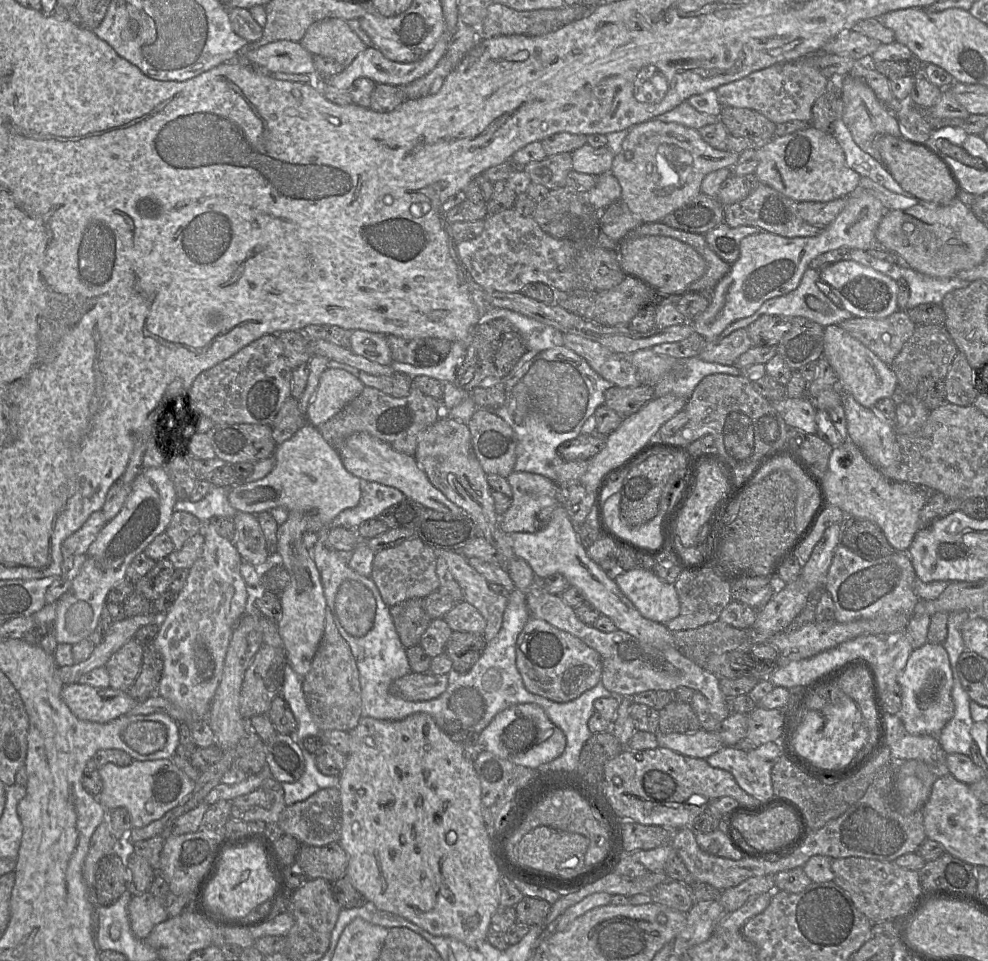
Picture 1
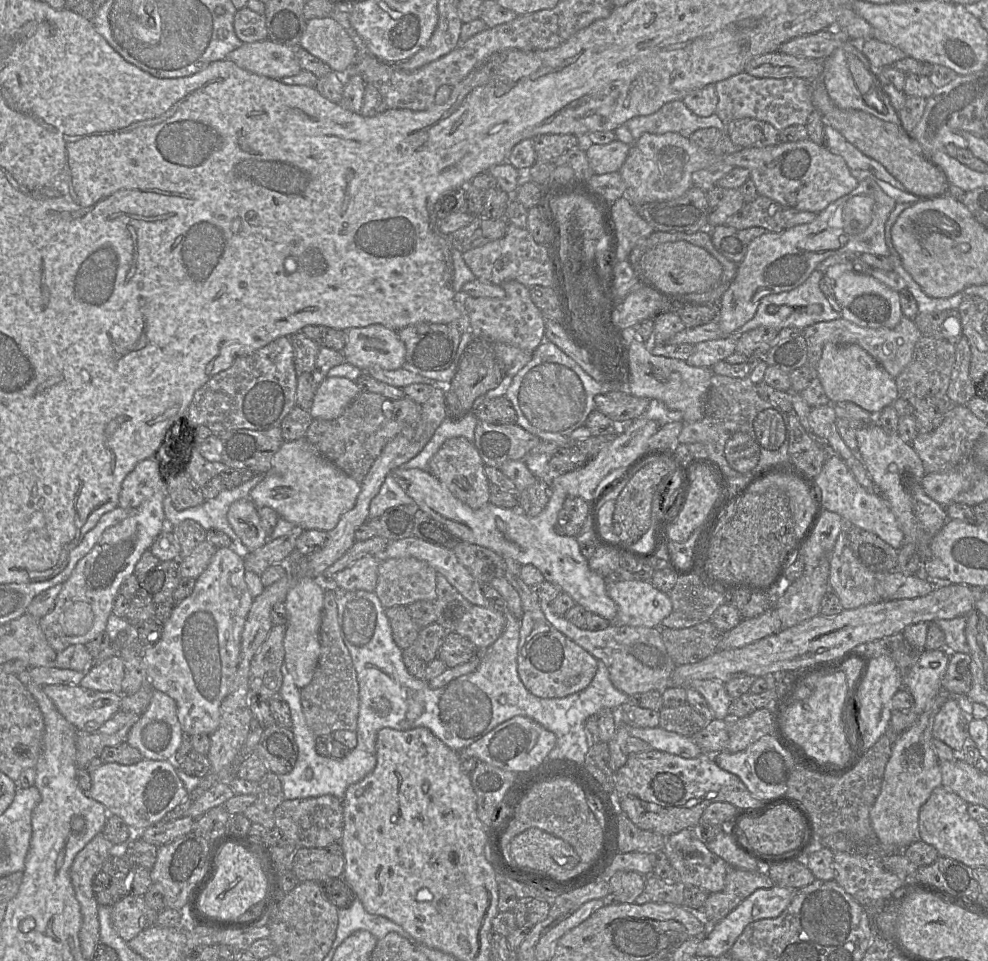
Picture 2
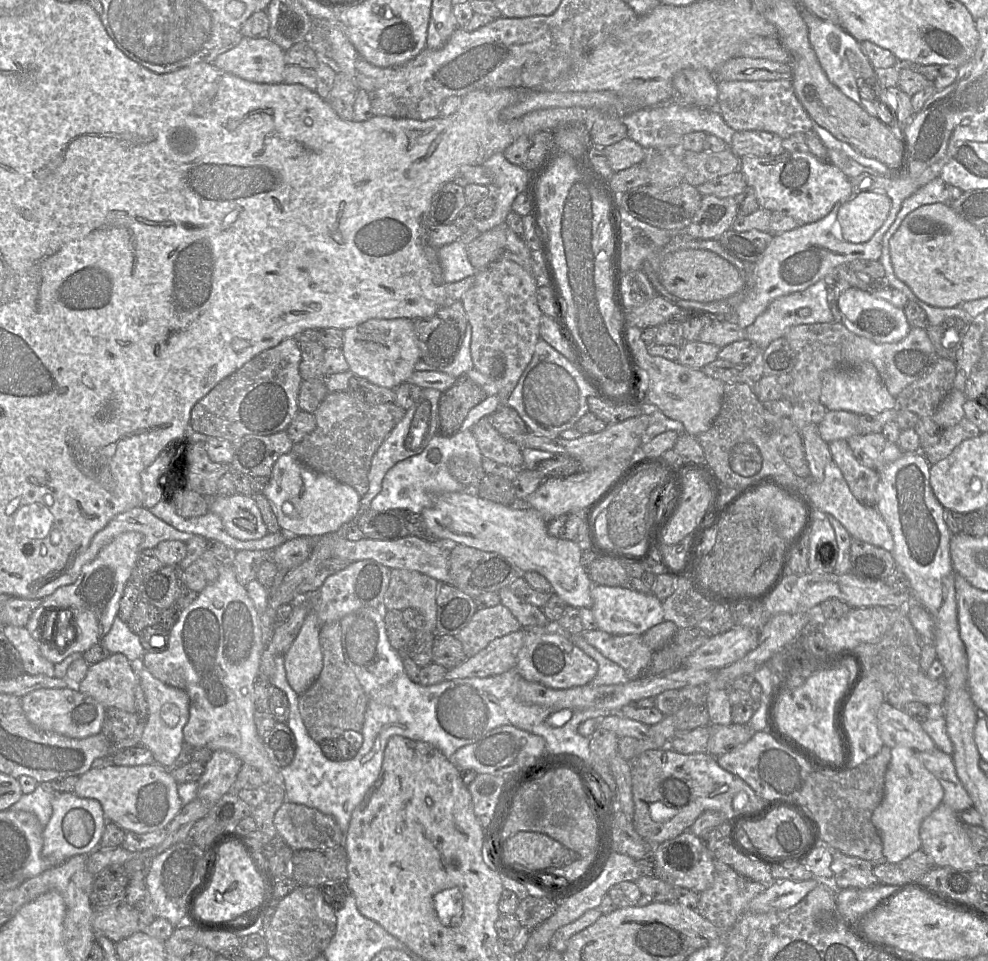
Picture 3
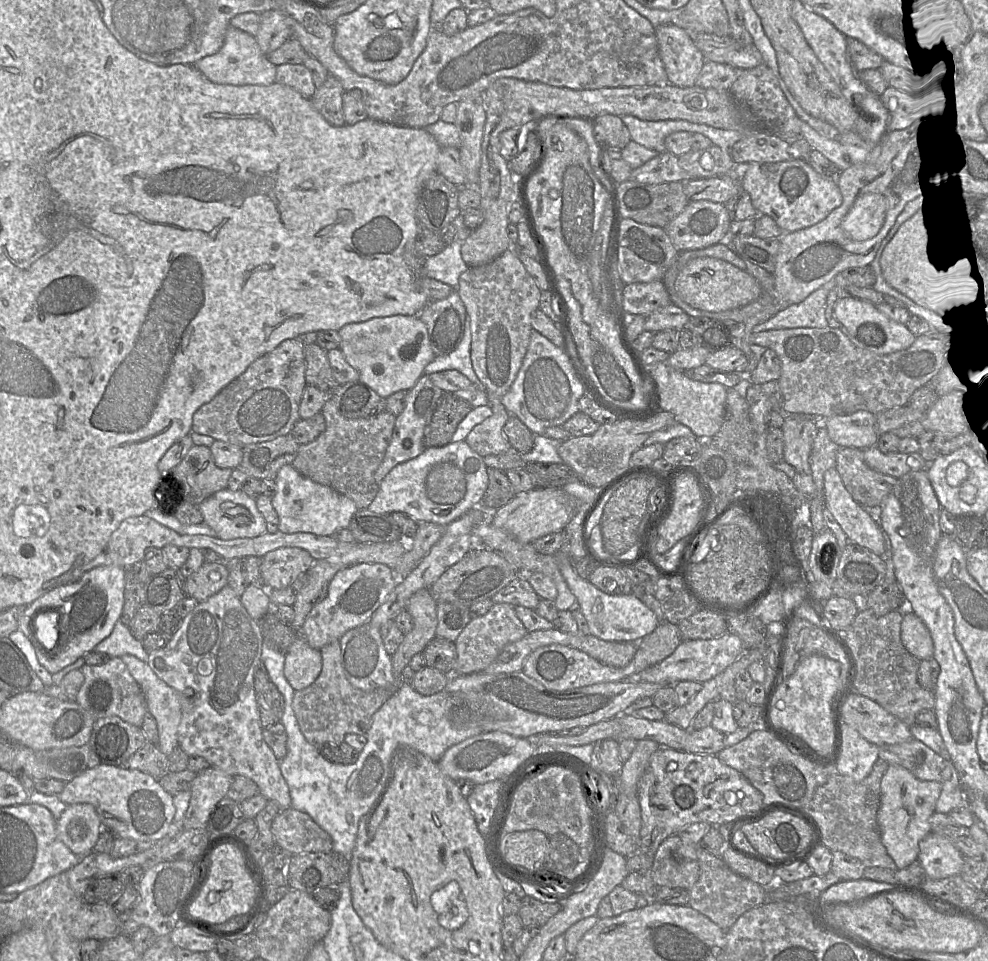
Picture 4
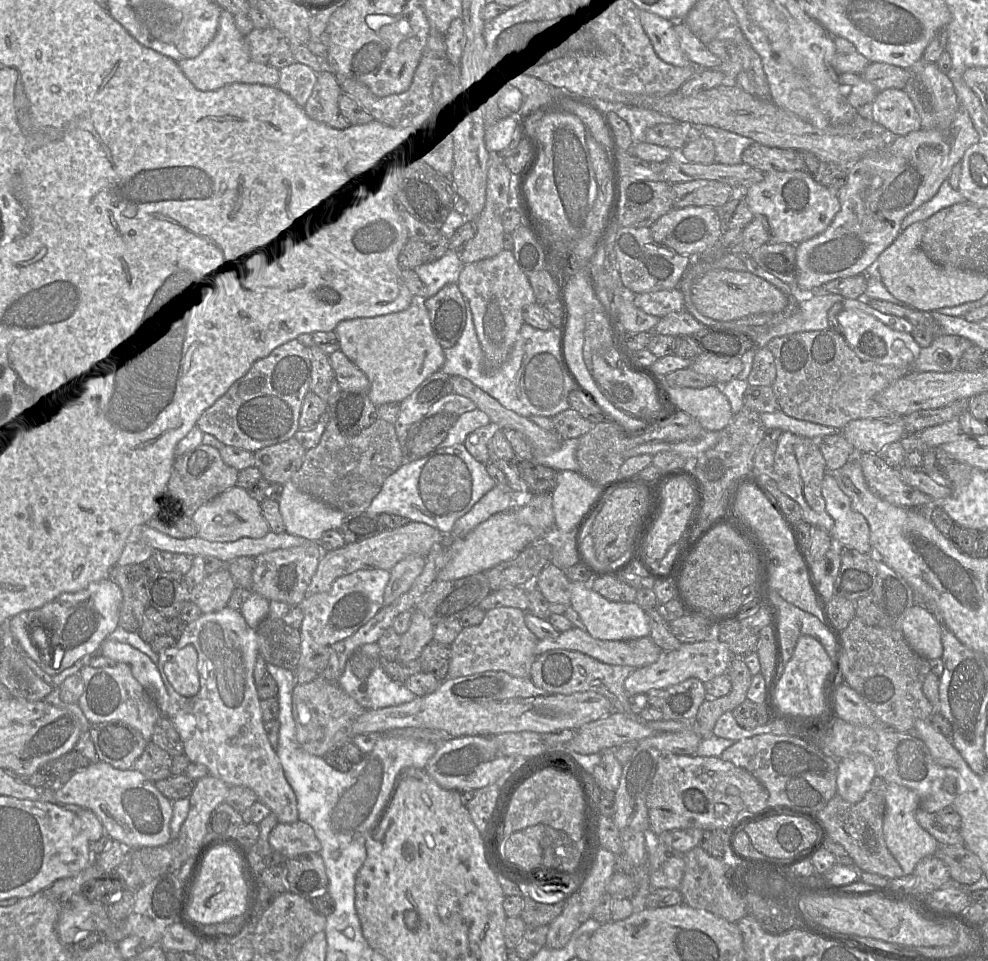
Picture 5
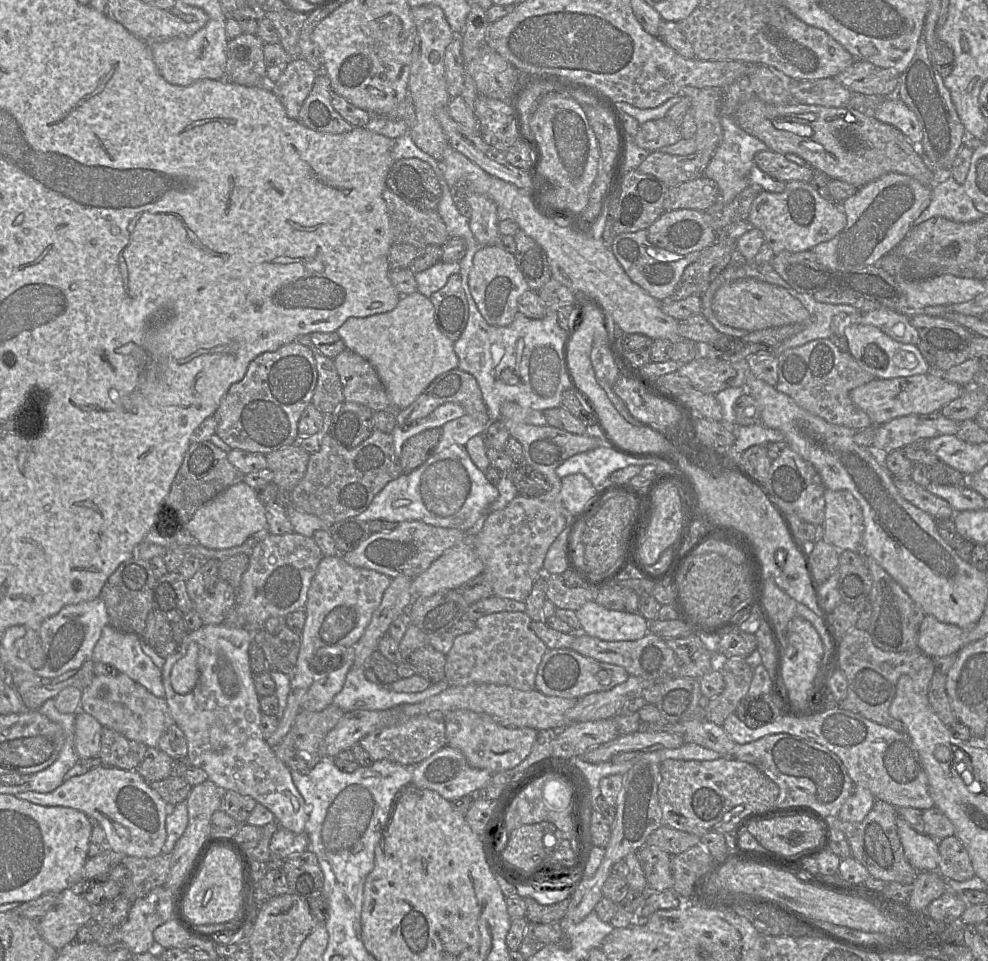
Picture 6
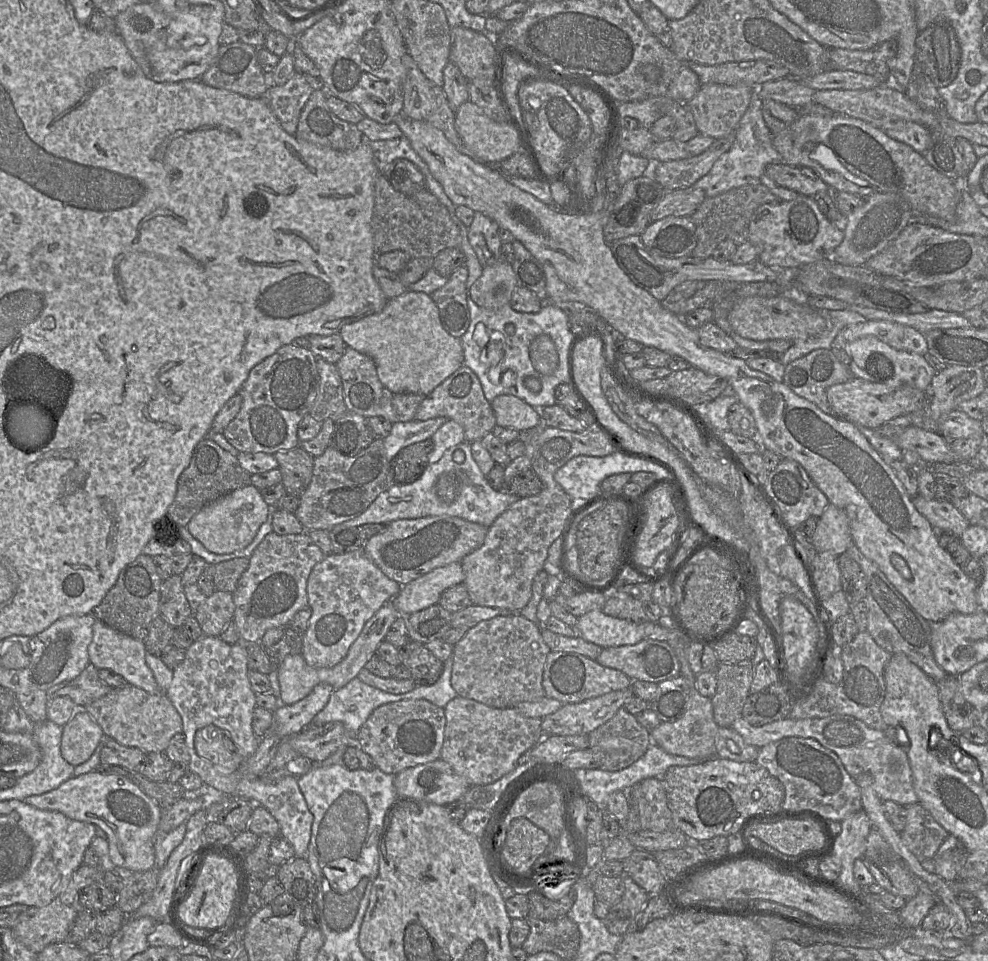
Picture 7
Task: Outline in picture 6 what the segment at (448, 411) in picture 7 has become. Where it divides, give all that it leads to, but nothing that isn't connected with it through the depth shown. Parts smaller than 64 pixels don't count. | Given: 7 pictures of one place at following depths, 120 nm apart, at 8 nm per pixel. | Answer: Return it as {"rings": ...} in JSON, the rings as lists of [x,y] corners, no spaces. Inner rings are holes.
{"rings":[[[456,368],[436,377],[412,404],[396,411],[397,425],[409,427],[412,424],[416,424],[419,420],[432,413],[437,407],[448,402],[454,402],[462,406],[466,414],[484,425],[489,425],[491,422],[477,380],[470,373]]]}

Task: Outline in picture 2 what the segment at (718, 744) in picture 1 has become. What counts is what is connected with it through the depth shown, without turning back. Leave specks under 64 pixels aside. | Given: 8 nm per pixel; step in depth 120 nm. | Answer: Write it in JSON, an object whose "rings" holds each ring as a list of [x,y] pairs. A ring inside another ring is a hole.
{"rings":[[[660,726],[653,728],[628,727],[630,736],[647,742],[652,749],[667,752],[685,759],[696,758],[702,754],[691,737],[667,731]]]}

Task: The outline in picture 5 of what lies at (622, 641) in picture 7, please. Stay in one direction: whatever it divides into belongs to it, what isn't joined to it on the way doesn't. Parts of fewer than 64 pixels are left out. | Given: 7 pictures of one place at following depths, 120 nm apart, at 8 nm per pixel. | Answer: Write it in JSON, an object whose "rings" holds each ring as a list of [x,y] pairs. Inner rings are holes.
{"rings":[[[571,582],[570,606],[579,614],[585,630],[595,639],[626,641],[650,636],[649,618],[637,603],[612,602],[595,592],[590,583]]]}

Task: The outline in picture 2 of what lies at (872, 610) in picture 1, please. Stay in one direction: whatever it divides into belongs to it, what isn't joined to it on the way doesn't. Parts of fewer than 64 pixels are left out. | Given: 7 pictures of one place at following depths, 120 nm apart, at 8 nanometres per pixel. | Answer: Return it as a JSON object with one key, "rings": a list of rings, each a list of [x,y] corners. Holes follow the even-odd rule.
{"rings":[[[842,531],[830,555],[830,590],[838,596],[843,609],[851,610],[882,601],[876,583],[876,573],[858,561]]]}

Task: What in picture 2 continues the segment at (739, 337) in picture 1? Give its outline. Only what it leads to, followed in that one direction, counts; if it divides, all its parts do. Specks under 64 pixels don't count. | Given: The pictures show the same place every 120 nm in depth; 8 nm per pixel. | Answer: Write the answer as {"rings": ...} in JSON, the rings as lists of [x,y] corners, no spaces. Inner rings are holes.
{"rings":[[[728,336],[697,343],[686,362],[694,367],[711,368],[736,351],[736,342],[737,337]]]}

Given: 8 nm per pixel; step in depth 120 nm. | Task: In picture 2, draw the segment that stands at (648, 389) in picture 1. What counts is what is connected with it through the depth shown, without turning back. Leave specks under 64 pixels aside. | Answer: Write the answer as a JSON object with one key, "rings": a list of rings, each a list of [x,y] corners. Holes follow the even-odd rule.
{"rings":[[[623,388],[596,395],[594,401],[598,411],[618,425],[625,425],[644,416],[650,399],[633,396]]]}

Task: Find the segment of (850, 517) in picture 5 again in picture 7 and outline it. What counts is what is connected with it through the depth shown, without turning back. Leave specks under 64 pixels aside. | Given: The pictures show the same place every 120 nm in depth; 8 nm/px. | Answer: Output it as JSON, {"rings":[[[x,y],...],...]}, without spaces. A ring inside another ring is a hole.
{"rings":[[[829,503],[818,519],[811,542],[818,553],[834,552],[840,556],[846,552],[853,540],[845,511]]]}

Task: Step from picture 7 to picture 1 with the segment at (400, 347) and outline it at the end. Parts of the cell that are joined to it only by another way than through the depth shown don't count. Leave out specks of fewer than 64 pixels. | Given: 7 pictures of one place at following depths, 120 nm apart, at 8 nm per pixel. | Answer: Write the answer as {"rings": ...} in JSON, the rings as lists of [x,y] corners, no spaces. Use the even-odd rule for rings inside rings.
{"rings":[[[354,330],[350,336],[350,349],[369,361],[381,365],[391,365],[393,362],[391,350],[384,334]]]}

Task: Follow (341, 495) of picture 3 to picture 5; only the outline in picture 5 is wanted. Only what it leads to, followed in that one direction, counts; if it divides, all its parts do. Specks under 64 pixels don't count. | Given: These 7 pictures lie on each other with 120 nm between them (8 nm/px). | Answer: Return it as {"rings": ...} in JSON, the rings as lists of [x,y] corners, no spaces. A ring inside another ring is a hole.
{"rings":[[[292,480],[283,484],[279,510],[289,534],[319,541],[323,532],[338,529],[345,513],[300,491]]]}

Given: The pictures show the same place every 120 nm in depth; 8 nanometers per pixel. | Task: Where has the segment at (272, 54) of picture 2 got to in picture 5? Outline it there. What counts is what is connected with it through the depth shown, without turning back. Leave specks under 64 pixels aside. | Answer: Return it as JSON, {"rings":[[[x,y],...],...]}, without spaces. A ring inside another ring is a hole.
{"rings":[[[223,9],[217,32],[211,42],[195,58],[183,59],[177,63],[183,74],[201,91],[215,90],[232,83],[277,86],[279,81],[277,68],[257,63],[250,58],[245,38],[235,26],[233,15]]]}

